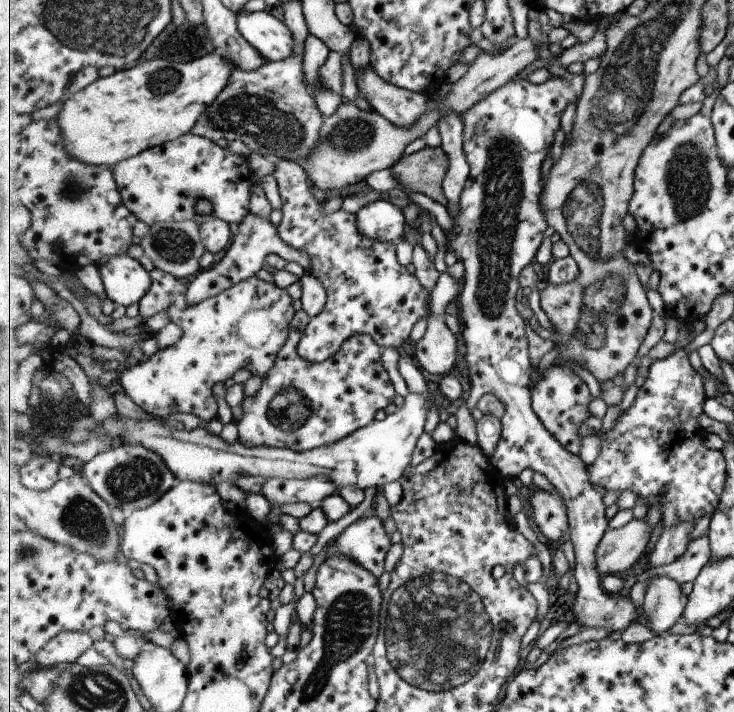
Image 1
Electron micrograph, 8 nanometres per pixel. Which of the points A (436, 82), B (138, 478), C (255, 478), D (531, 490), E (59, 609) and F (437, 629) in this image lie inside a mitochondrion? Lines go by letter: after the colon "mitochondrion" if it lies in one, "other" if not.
A: other
B: mitochondrion
C: other
D: other
E: other
F: mitochondrion

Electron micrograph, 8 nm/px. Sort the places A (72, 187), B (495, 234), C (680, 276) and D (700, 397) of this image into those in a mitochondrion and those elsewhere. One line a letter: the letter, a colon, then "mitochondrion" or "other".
A: mitochondrion
B: mitochondrion
C: other
D: other

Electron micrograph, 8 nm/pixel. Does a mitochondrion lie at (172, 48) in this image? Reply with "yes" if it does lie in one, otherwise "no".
yes

